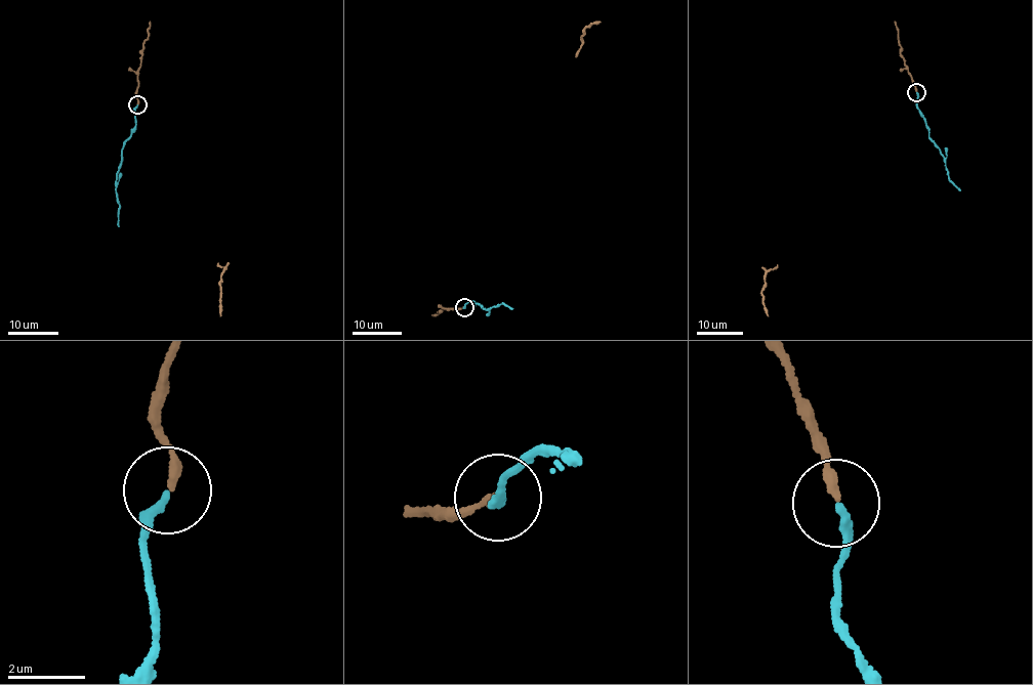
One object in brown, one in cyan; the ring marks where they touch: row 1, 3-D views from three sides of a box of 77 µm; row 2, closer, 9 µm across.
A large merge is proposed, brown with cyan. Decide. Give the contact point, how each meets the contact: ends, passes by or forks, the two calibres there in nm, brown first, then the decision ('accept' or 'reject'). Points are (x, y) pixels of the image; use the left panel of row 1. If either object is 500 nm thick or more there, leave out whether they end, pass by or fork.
at (137, 104); brown ends there; cyan ends there; 240 nm thick on the brown side, 220 nm on the other; reject

